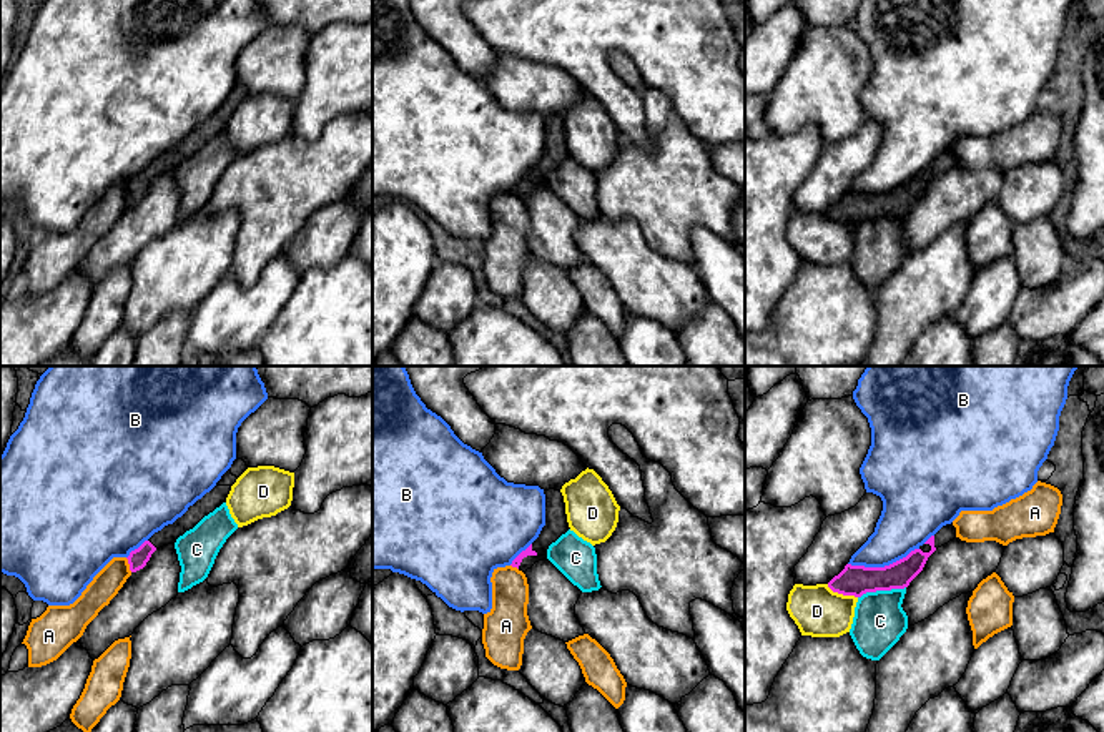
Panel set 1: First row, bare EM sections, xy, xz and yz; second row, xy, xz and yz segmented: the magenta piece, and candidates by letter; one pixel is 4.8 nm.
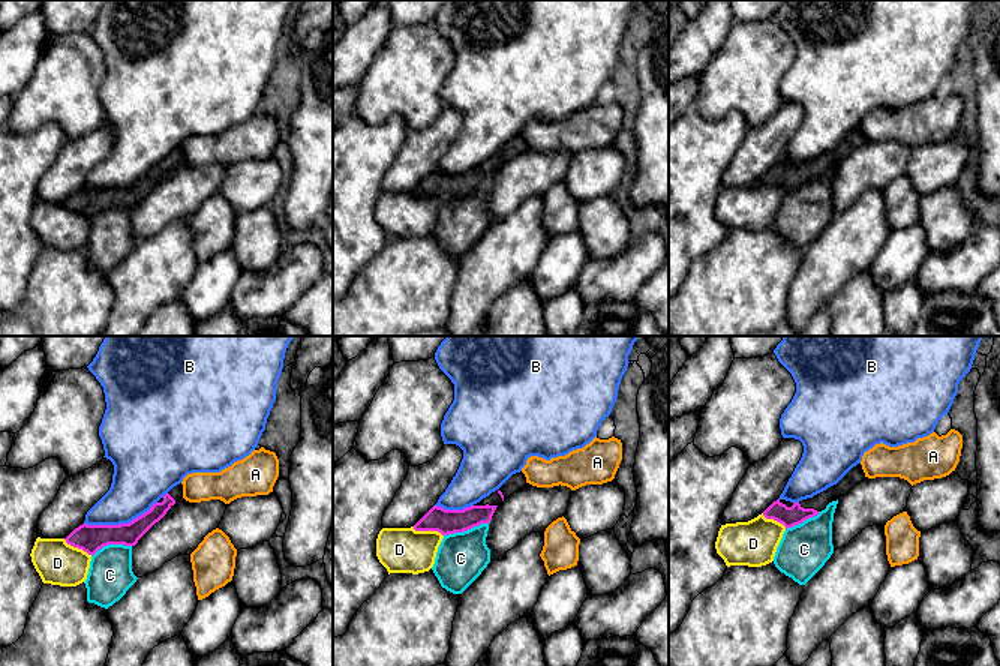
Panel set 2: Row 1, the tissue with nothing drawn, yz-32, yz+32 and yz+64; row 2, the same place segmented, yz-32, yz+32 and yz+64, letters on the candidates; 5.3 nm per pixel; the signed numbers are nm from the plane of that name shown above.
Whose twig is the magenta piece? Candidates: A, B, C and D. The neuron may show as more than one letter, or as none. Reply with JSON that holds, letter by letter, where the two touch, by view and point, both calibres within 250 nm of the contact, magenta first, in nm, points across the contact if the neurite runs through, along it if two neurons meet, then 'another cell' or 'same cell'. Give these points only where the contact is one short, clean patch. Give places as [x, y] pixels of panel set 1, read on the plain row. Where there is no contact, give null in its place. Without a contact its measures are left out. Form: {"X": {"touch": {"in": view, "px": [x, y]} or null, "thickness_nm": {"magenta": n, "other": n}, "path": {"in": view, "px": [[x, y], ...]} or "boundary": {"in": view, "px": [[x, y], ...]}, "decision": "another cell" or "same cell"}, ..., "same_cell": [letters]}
{"A": {"touch": {"in": "xy", "px": [128, 190]}, "thickness_nm": {"magenta": 90, "other": 140}, "boundary": {"in": "xy", "px": [[125, 185], [132, 198]]}, "decision": "another cell"}, "B": {"touch": {"in": "yz", "px": [885, 193]}, "thickness_nm": {"magenta": 140, "other": 260}, "decision": "another cell"}, "C": {"touch": {"in": "yz", "px": [882, 217]}, "thickness_nm": {"magenta": 140, "other": 240}, "decision": "another cell"}, "D": {"touch": {"in": "yz", "px": [842, 220]}, "thickness_nm": {"magenta": 140, "other": 240}, "decision": "another cell"}, "same_cell": []}

